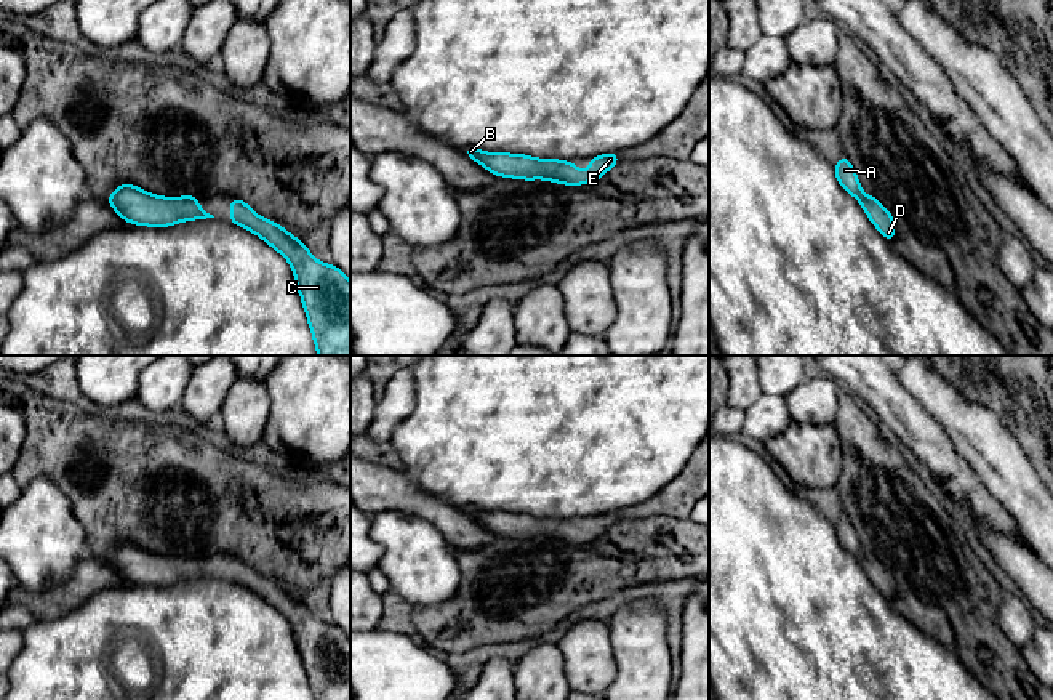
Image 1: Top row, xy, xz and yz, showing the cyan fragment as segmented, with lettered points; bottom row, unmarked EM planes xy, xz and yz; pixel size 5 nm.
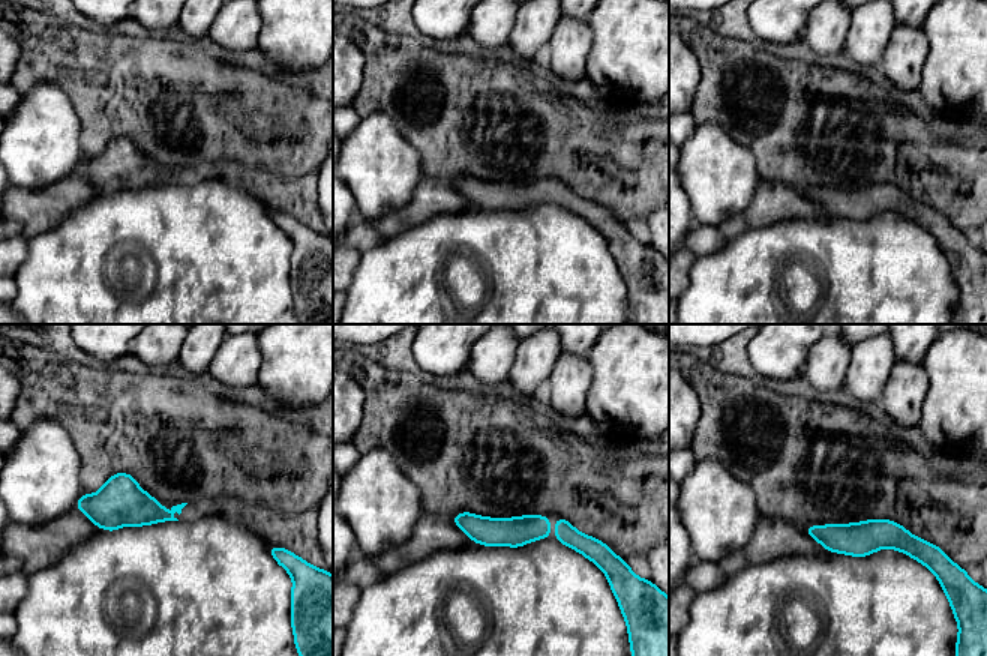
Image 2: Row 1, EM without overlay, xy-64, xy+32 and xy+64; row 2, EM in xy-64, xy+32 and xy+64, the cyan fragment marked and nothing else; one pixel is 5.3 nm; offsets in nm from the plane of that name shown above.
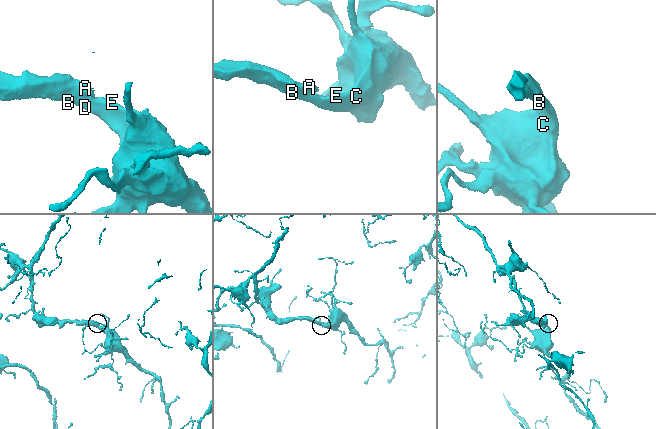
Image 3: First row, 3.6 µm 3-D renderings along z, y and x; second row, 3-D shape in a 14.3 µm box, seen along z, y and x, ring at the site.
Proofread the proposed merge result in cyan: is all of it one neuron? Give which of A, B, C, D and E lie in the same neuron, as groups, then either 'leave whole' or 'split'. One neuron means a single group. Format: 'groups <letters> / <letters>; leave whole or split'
groups A B C D E; leave whole

